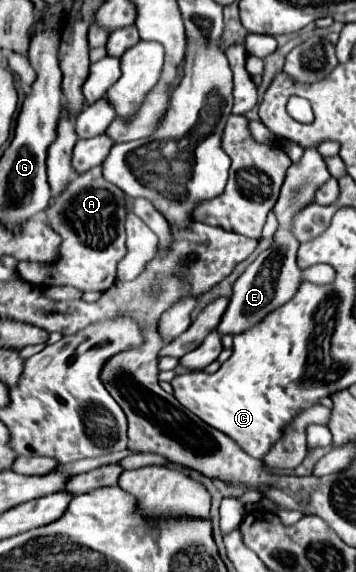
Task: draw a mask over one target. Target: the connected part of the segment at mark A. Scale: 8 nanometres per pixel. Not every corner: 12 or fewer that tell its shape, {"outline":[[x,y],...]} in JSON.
{"outline":[[101,167],[47,209],[55,263],[25,263],[31,285],[107,291],[125,255],[125,193]]}

